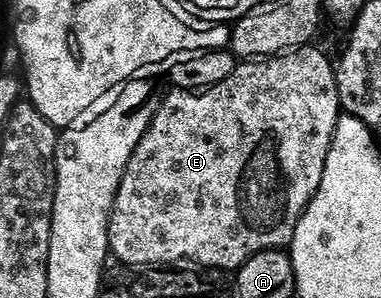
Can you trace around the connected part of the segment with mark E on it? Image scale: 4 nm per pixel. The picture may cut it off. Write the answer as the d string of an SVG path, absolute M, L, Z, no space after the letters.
M314 44L300 46L296 50L270 56L265 60L243 61L235 65L232 76L220 84L207 86L201 92L174 88L161 99L158 115L140 140L124 172L124 180L110 214L110 249L119 263L127 266L161 266L163 262L199 262L201 266L234 272L260 252L289 247L306 205L314 199L314 193L320 188L320 180L324 180L324 164L328 160L334 129L342 110L335 63L332 58L330 62L329 56L316 47Z

